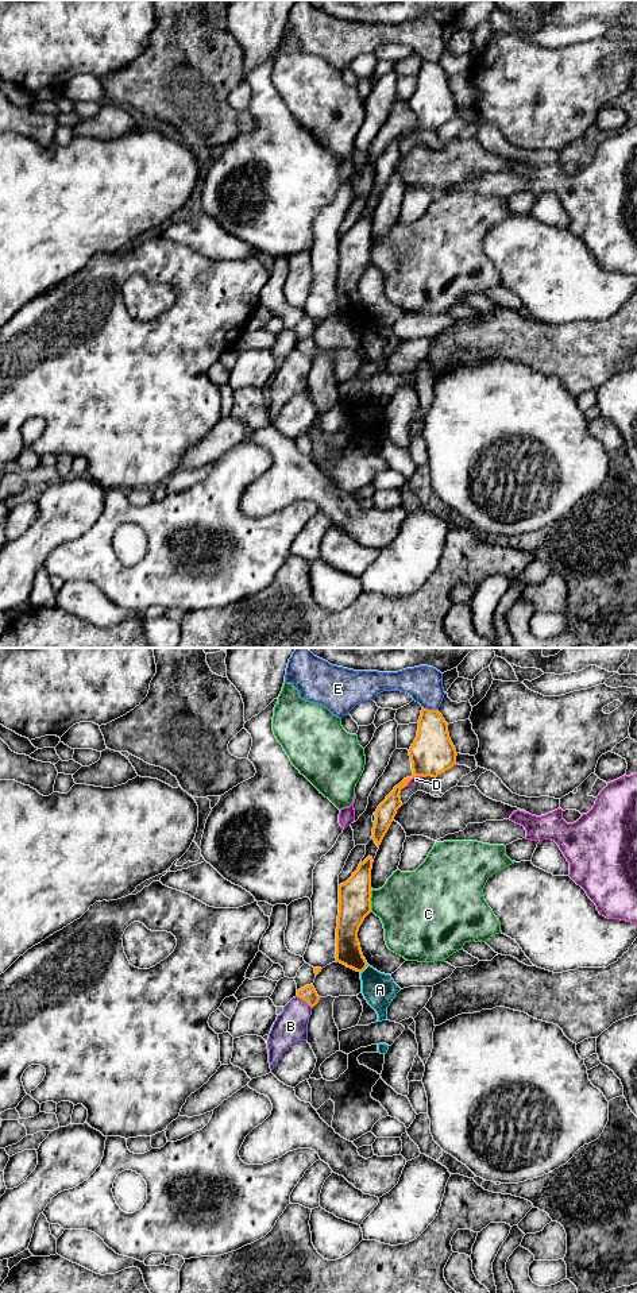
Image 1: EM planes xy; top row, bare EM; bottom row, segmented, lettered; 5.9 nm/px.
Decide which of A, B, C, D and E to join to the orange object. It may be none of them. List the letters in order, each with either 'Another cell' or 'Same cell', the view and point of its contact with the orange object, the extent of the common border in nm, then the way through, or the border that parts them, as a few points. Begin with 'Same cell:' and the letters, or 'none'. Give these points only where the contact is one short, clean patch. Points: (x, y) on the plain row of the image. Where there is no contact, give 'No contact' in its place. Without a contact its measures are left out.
Same cell: none
A: Another cell. Touches orange at xy (365, 320). Shared border 70 nm. Boundary: xy (367, 316), (361, 324)
B: Another cell. Touches orange at xy (304, 352). Shared border 120 nm
C: Another cell. Touches orange at xy (370, 253). Shared border 140 nm. Boundary: xy (373, 242), (370, 263)
D: Another cell. Touches orange at xy (412, 130). Shared border 140 nm
E: Another cell. Touches orange at xy (431, 62). Shared border 100 nm

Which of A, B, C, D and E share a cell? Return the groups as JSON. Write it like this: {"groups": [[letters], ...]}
{"groups": [["A"], ["B"], ["C"], ["D"], ["E"]]}

